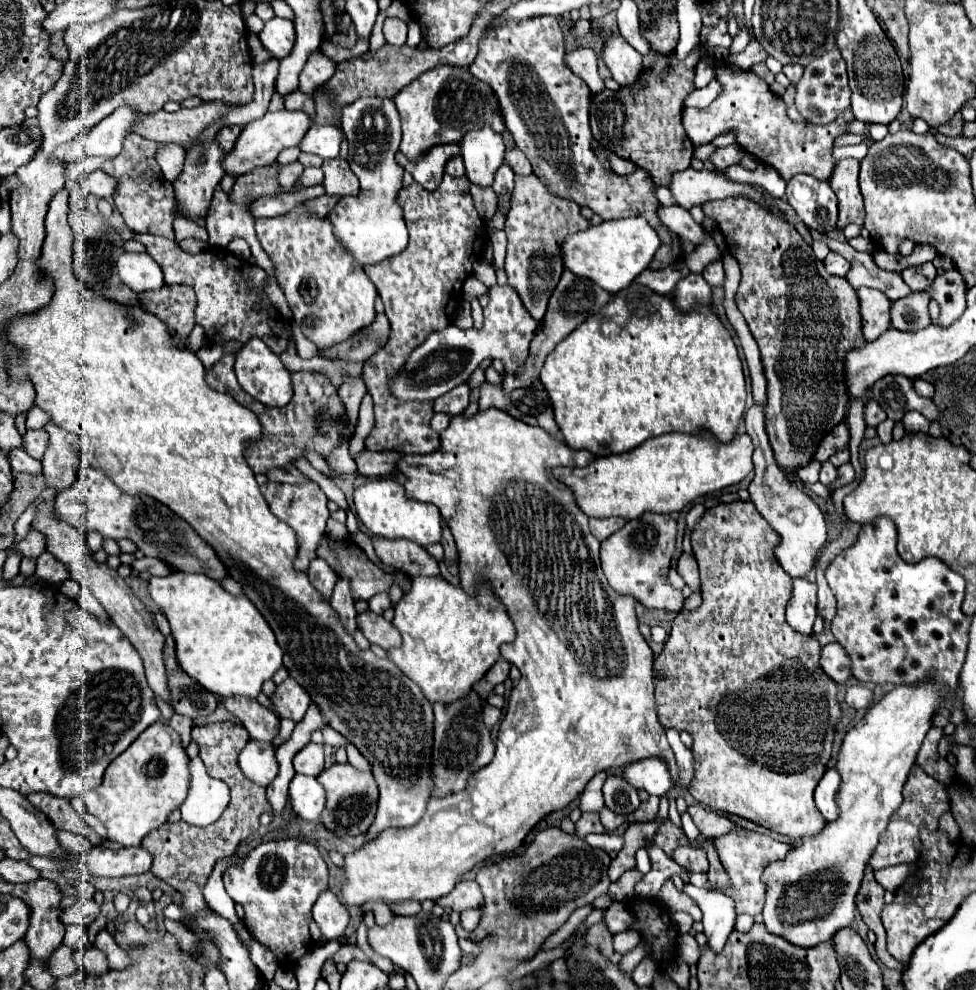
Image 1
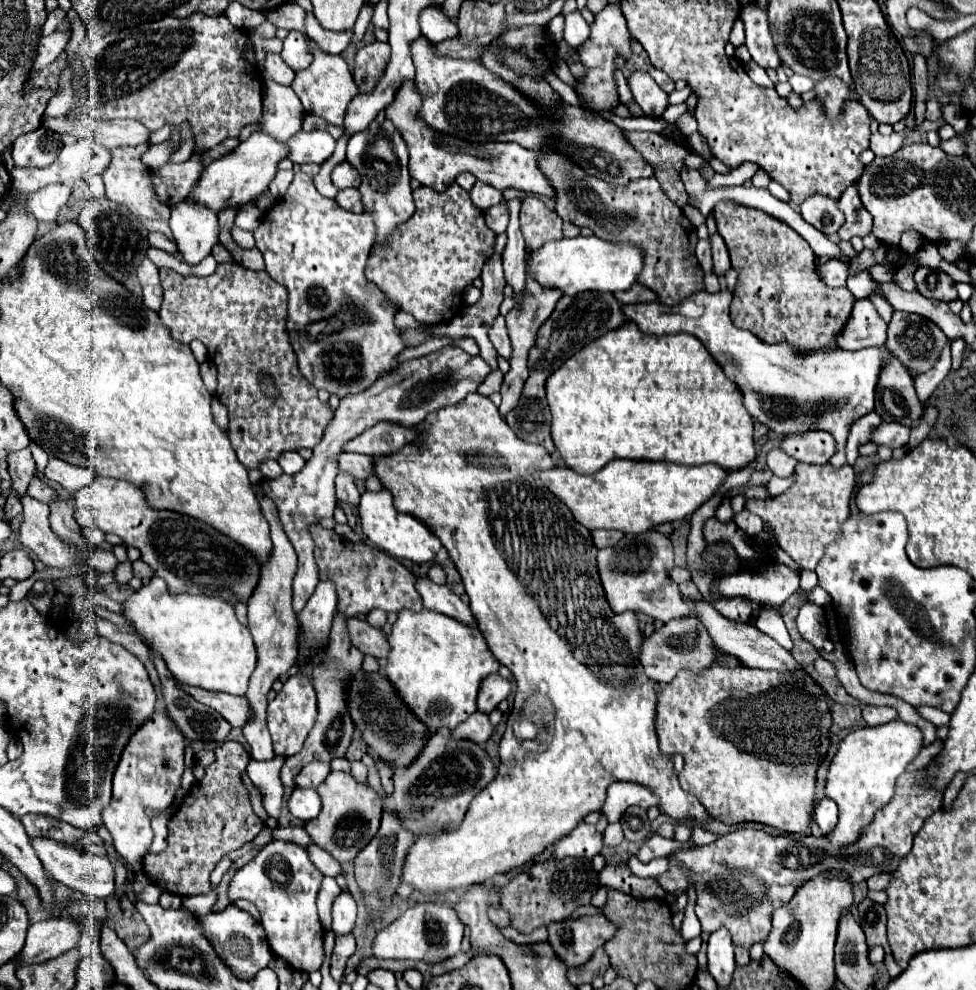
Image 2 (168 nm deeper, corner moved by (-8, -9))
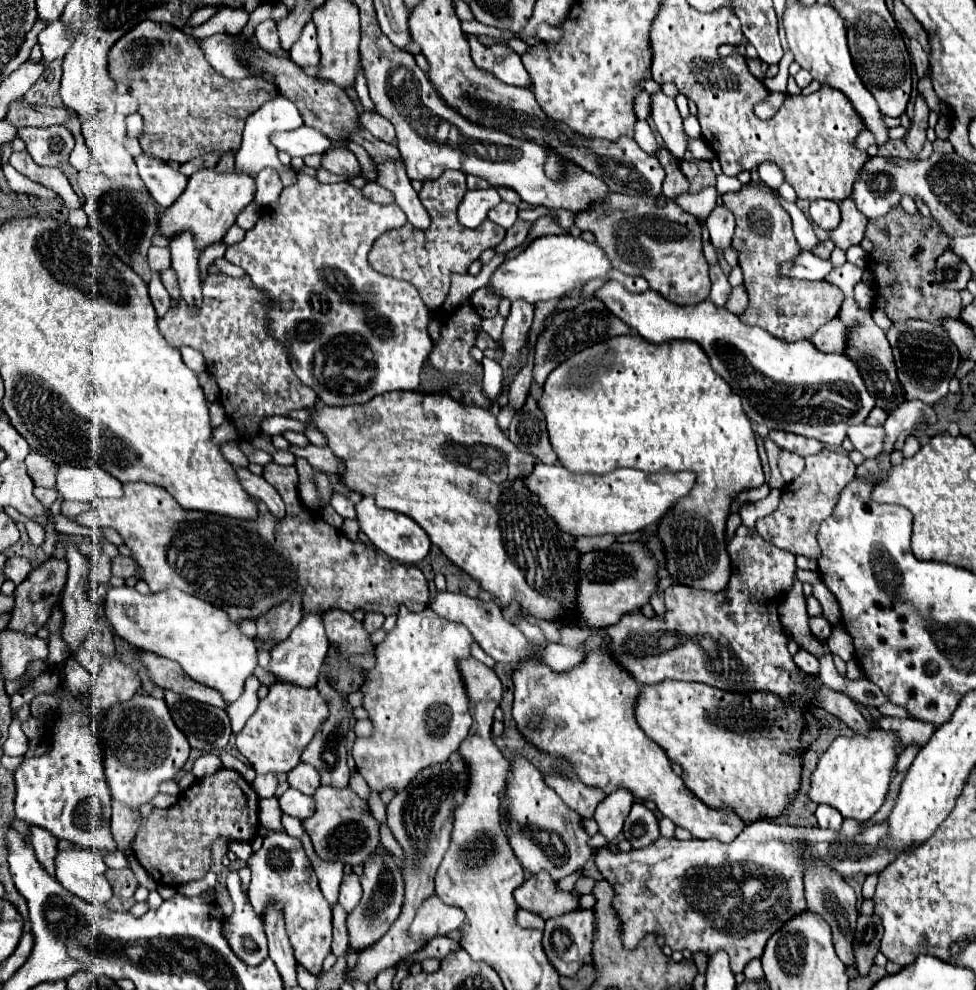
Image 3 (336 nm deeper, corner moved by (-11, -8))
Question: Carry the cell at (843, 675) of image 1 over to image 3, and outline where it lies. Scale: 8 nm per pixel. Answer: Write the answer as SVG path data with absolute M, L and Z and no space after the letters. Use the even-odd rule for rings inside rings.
M800 649L793 657L796 666L803 672L811 675L817 675L820 669L818 659L809 654L806 650Z

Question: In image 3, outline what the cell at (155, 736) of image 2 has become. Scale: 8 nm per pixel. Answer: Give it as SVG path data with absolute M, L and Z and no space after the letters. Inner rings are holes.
M137 694L137 698L131 698L131 702L123 702L119 706L113 706L107 712L107 718L103 718L103 746L107 746L107 782L109 790L113 794L113 800L127 804L131 810L139 810L141 804L151 802L159 794L159 786L165 780L173 780L175 774L185 766L189 758L189 742L183 736L183 732L173 724L171 714L163 702L163 698L153 698L147 694Z

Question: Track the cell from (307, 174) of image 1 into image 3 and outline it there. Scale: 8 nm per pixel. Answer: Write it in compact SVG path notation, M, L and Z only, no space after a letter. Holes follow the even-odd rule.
M297 174L297 182L287 186L279 200L261 208L257 224L245 240L227 248L225 258L241 266L255 286L273 298L271 334L279 338L293 356L293 370L299 380L313 388L327 406L365 404L379 394L393 390L415 390L419 370L427 362L433 342L427 334L429 310L419 298L415 286L371 270L367 254L373 242L387 230L407 222L395 204L373 204L347 182L321 184L313 176Z

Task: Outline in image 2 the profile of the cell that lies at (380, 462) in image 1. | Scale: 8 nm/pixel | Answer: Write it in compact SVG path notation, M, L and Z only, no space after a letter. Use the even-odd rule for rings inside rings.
M340 453L338 455L338 469L350 473L356 479L366 479L372 475L372 457L358 455L358 453Z

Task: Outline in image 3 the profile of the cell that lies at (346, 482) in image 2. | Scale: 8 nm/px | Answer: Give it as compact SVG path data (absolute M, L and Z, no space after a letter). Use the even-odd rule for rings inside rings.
M335 492L333 498L331 498L331 506L337 510L337 514L341 514L343 518L355 518L355 504L345 496L345 494L339 494Z

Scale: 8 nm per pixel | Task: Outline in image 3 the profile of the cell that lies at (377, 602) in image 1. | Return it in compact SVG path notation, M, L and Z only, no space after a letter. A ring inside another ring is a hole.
M367 612L365 620L363 620L365 630L367 630L367 632L375 632L375 630L379 630L379 628L383 626L383 620L385 620L383 614L379 614L379 612Z

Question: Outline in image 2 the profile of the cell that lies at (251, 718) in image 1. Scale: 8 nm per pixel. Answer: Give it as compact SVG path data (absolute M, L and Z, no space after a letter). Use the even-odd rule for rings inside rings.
M180 683L180 689L184 689L188 695L192 695L196 701L218 711L232 727L242 727L250 717L250 707L248 707L246 697L228 695L228 693L214 693L214 691L190 687L184 683Z

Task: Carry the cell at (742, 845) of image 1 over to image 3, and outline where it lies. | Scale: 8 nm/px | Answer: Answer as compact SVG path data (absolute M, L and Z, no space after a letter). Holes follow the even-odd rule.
M845 820L841 830L823 830L823 828L795 828L787 824L775 822L751 822L743 828L743 832L731 842L721 844L715 840L667 840L659 838L647 848L613 854L609 850L601 850L595 858L595 864L603 878L613 884L615 898L613 906L621 916L623 922L623 938L627 948L635 948L637 942L647 932L663 934L667 946L673 950L703 950L705 954L713 954L715 950L723 948L729 950L731 956L731 970L743 972L745 964L753 958L763 954L767 938L791 918L799 910L807 908L805 902L805 888L803 888L803 874L805 874L805 860L799 856L807 844L807 854L811 858L821 858L827 866L837 868L843 878L853 878L855 874L875 874L887 868L897 856L899 850L887 848L883 842L889 836L889 822L879 822L873 826L865 826L859 820Z

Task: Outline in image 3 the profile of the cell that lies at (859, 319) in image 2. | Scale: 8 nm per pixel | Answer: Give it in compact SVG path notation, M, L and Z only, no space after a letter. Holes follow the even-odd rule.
M833 318L831 322L827 322L827 326L819 328L811 340L823 352L843 352L847 348L849 332L851 326L847 322L843 322L841 318Z

